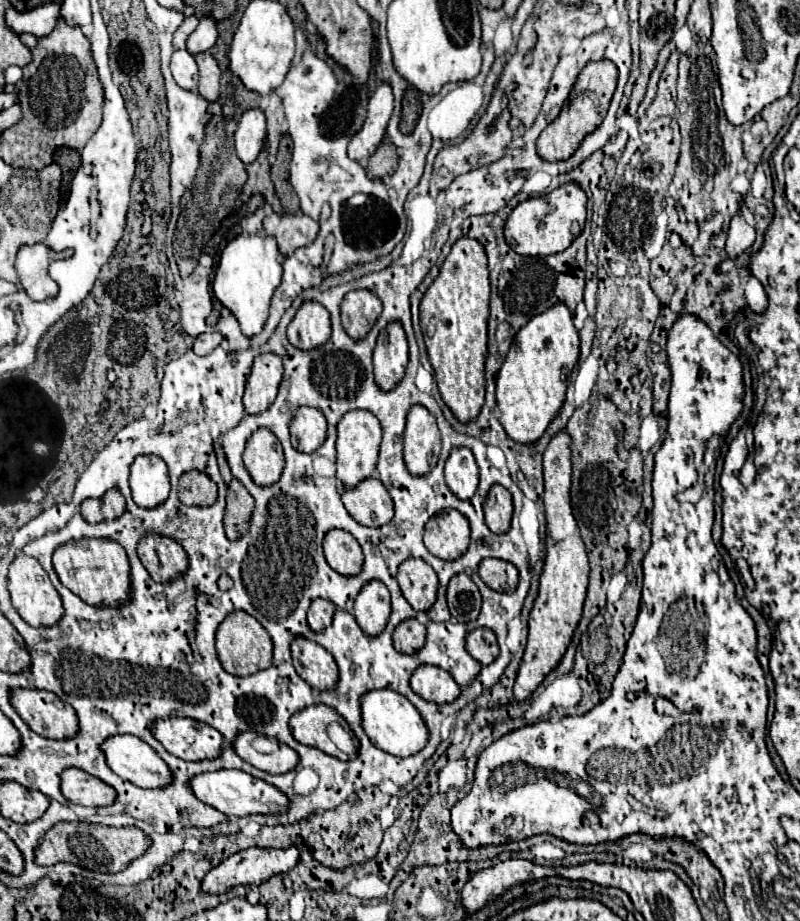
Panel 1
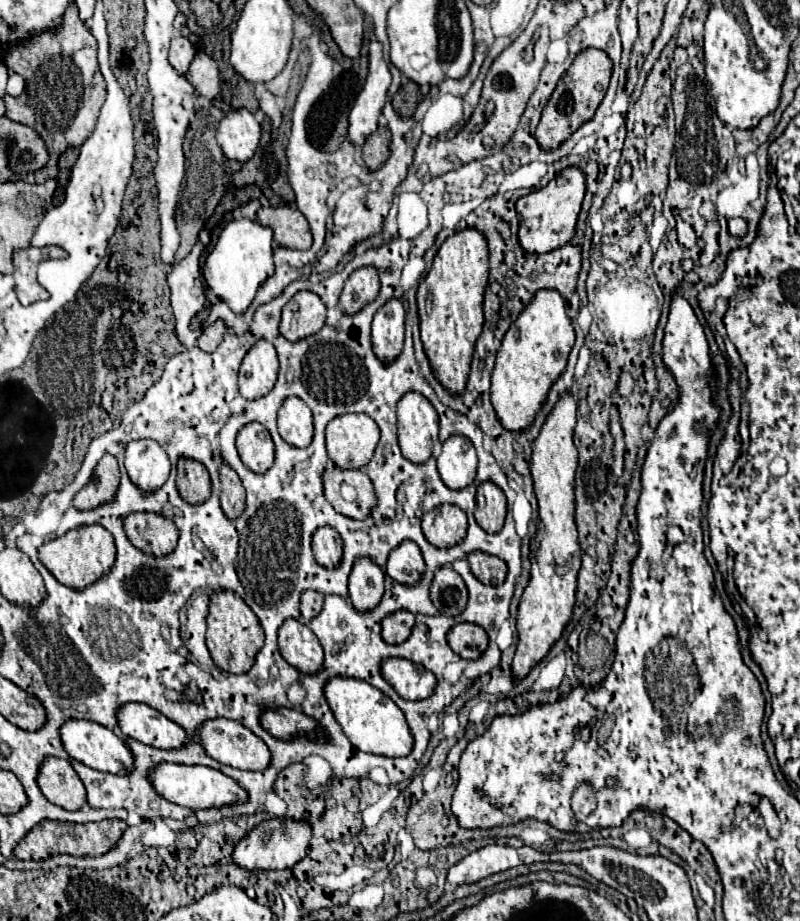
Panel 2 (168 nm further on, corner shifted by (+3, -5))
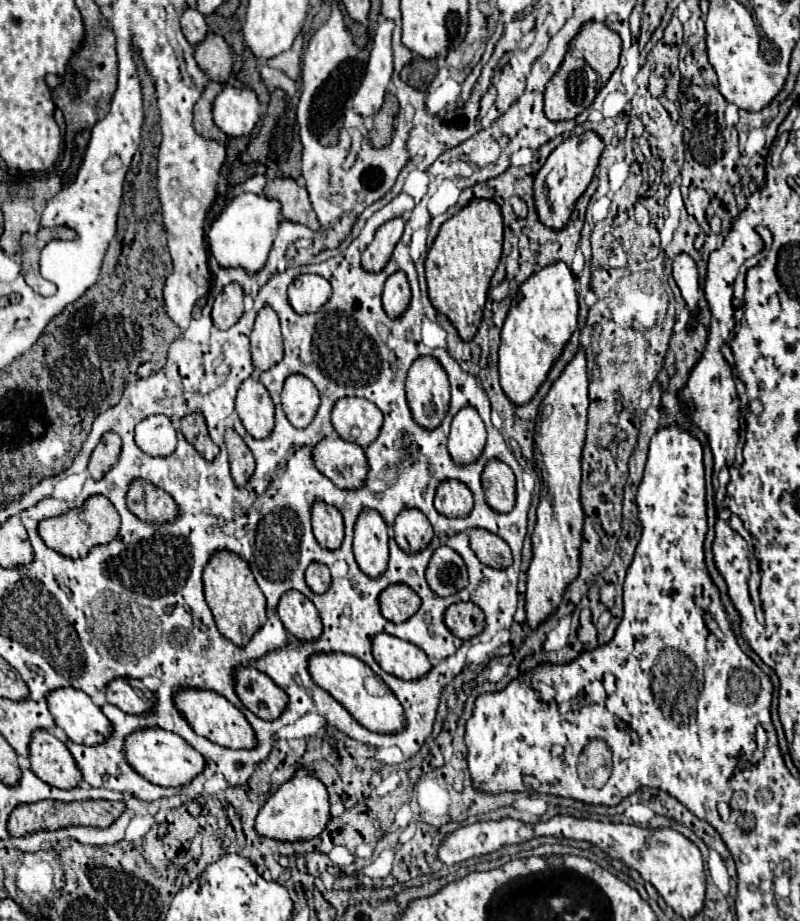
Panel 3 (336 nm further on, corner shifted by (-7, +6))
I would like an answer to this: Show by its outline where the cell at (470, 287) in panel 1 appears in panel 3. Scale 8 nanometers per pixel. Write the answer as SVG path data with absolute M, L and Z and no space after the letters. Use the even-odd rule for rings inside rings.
M473 199L465 209L441 225L437 239L429 249L425 261L429 299L433 307L453 323L463 341L471 341L481 325L489 281L499 265L501 247L503 219L499 205L487 199Z

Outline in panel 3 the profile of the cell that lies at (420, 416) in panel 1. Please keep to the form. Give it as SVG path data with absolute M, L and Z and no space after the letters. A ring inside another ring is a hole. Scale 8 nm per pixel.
M419 357L407 373L407 403L417 425L435 429L449 409L449 379L433 357Z

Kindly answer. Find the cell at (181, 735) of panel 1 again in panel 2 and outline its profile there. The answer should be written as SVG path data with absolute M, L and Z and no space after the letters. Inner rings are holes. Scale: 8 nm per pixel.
M127 702L117 710L117 726L125 736L155 748L179 748L187 744L185 730L173 724L155 708L141 702Z

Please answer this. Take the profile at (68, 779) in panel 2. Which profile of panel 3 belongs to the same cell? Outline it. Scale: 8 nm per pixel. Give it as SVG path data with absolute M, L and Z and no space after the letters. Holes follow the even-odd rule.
M39 729L33 733L29 745L31 771L45 783L59 789L75 789L83 781L79 767L75 765L71 751L53 733Z

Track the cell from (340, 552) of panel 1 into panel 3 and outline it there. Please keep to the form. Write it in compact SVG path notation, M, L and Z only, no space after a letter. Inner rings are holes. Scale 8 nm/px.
M317 503L311 511L313 533L323 549L339 549L343 543L343 517L341 513L325 503Z

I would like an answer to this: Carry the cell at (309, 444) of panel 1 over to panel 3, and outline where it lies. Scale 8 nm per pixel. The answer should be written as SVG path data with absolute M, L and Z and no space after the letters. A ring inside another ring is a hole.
M291 375L283 385L281 403L289 423L297 429L303 429L315 419L319 409L319 391L307 377Z

